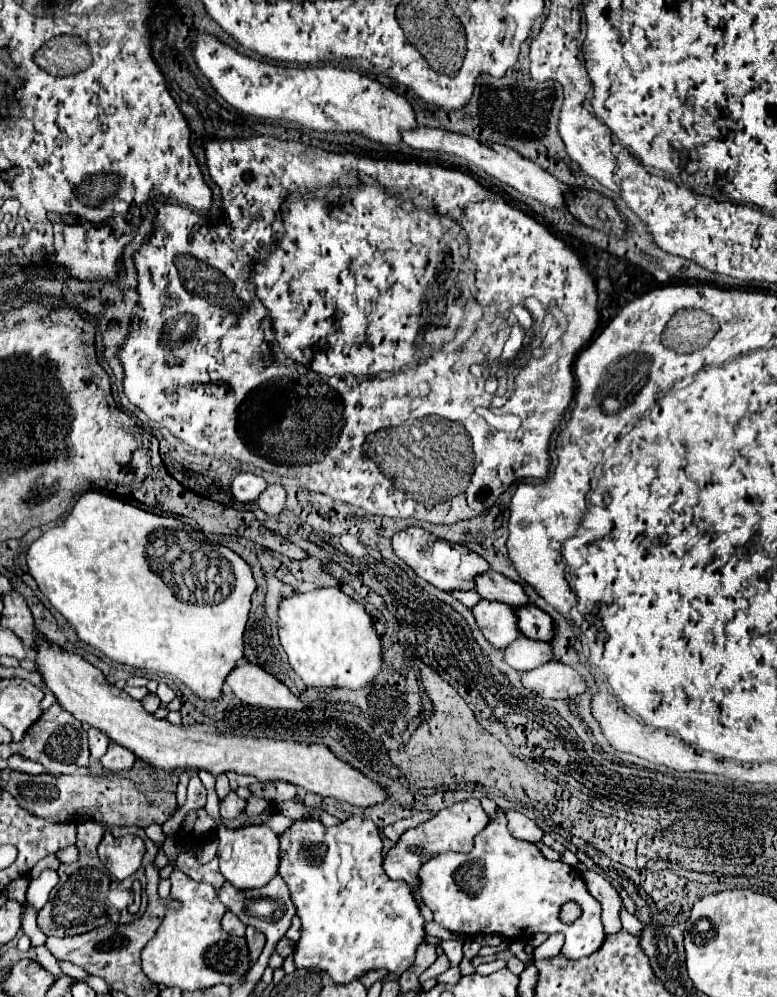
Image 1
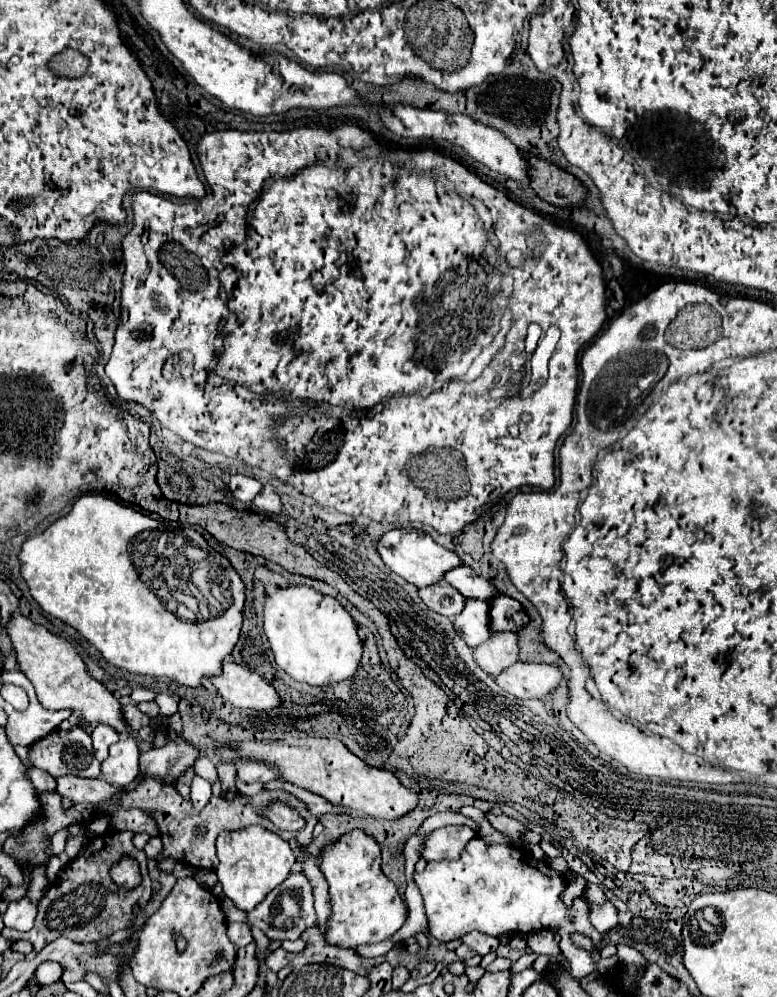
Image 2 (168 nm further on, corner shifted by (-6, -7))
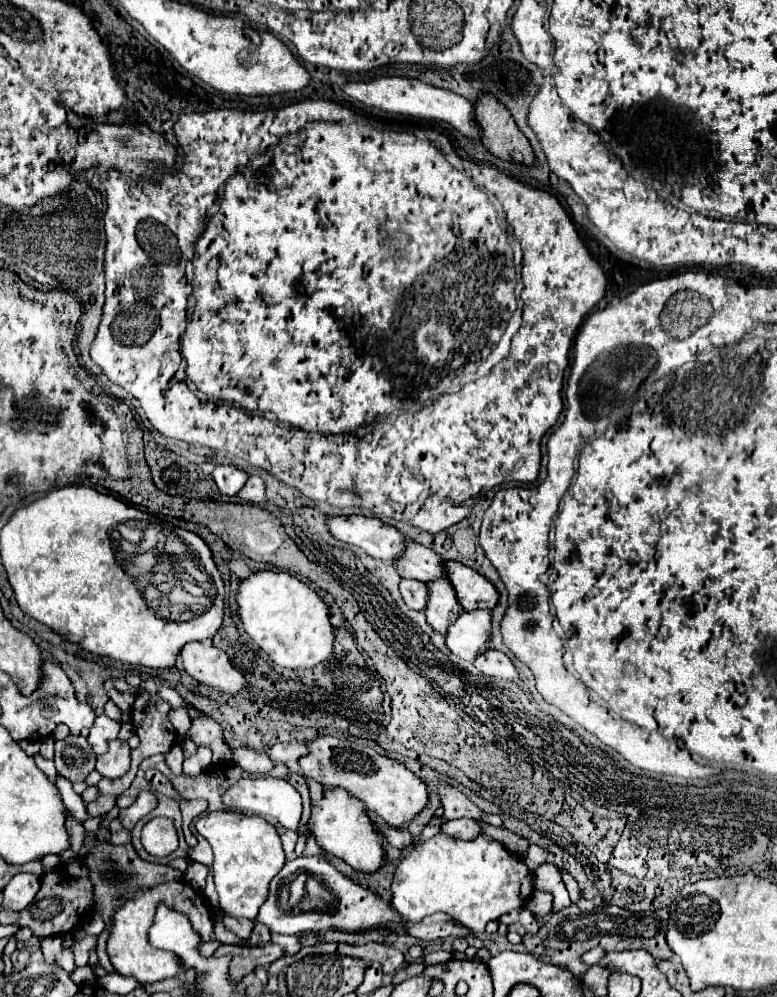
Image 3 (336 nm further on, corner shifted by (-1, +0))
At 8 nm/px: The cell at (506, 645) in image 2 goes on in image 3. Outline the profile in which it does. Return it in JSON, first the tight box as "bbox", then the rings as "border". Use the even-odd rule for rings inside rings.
{"bbox":[446,611,492,663],"border":[[[464,611],[462,617],[458,617],[458,621],[448,629],[446,645],[456,657],[474,663],[478,655],[492,649],[490,637],[492,637],[490,611],[480,611],[480,613]]]}

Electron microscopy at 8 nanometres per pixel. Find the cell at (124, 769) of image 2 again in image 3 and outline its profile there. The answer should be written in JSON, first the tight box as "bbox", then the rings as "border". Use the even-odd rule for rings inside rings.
{"bbox":[96,739,130,779],"border":[[[120,739],[108,741],[108,753],[98,755],[96,771],[102,777],[118,779],[118,777],[126,775],[128,769],[130,769],[130,745]]]}

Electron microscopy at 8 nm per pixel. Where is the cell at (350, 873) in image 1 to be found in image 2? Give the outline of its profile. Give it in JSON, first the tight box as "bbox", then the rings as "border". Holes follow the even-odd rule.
{"bbox":[321,830,405,948],"border":[[[355,830],[351,834],[345,834],[329,848],[323,848],[321,870],[329,882],[329,896],[333,908],[329,930],[325,934],[327,942],[343,948],[375,944],[387,940],[405,924],[405,904],[395,884],[381,872],[381,850],[371,836]]]}

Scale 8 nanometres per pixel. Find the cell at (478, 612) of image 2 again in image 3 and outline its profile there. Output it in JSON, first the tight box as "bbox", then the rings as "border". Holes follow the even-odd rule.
{"bbox":[426,581,464,633],"border":[[[430,581],[428,589],[430,589],[430,599],[426,607],[426,621],[438,633],[446,633],[464,609],[450,581]]]}

